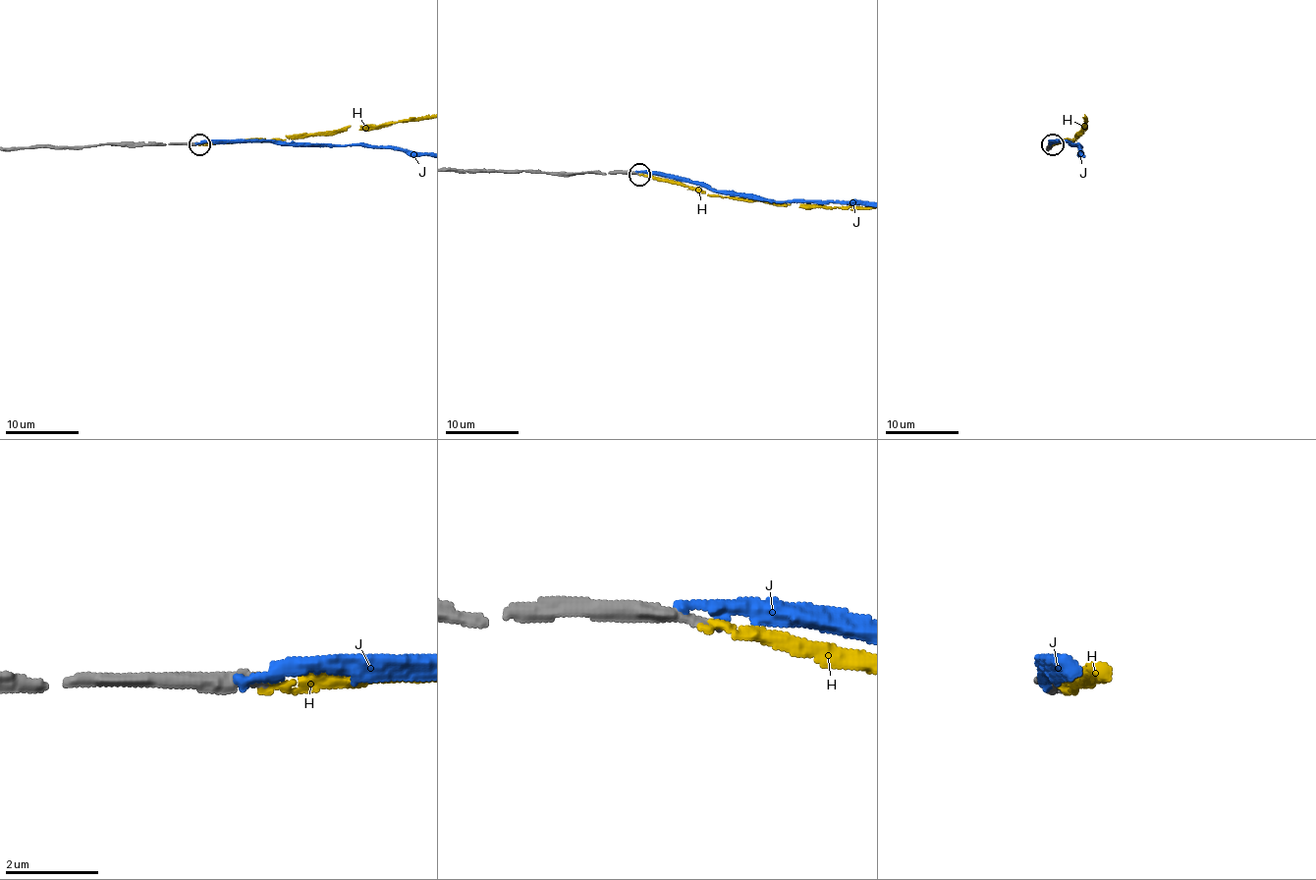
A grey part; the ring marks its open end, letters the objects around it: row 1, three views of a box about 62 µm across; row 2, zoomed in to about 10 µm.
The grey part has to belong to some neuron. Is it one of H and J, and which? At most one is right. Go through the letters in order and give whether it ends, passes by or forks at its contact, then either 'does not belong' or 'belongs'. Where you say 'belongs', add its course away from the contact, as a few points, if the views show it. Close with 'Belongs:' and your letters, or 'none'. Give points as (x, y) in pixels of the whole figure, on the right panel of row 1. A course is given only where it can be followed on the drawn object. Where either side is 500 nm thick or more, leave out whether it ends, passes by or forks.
H: it ends there; belongs
J: it ends there; does not belong
Belongs: H

